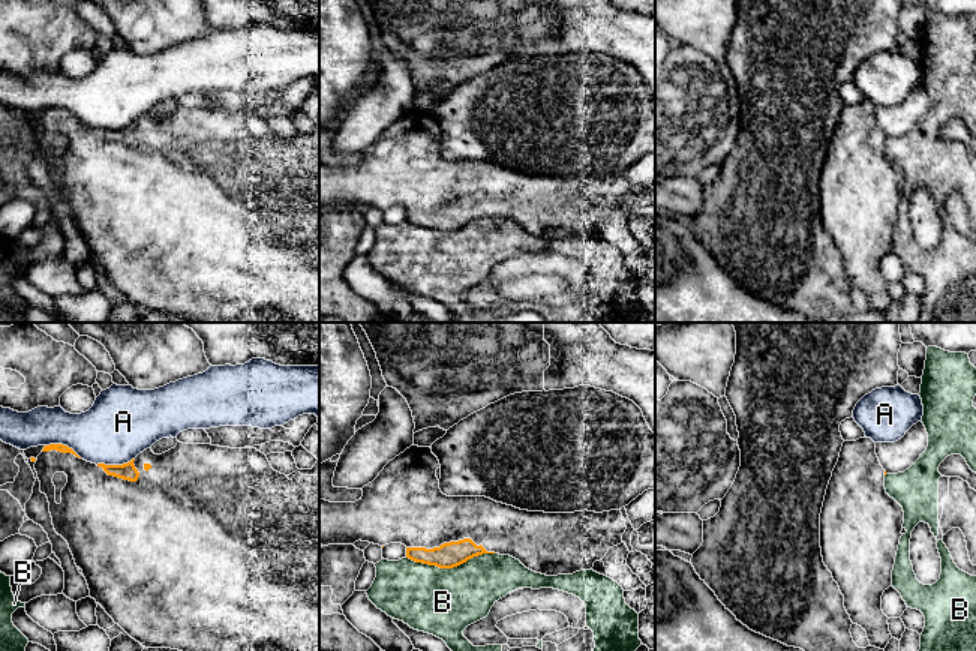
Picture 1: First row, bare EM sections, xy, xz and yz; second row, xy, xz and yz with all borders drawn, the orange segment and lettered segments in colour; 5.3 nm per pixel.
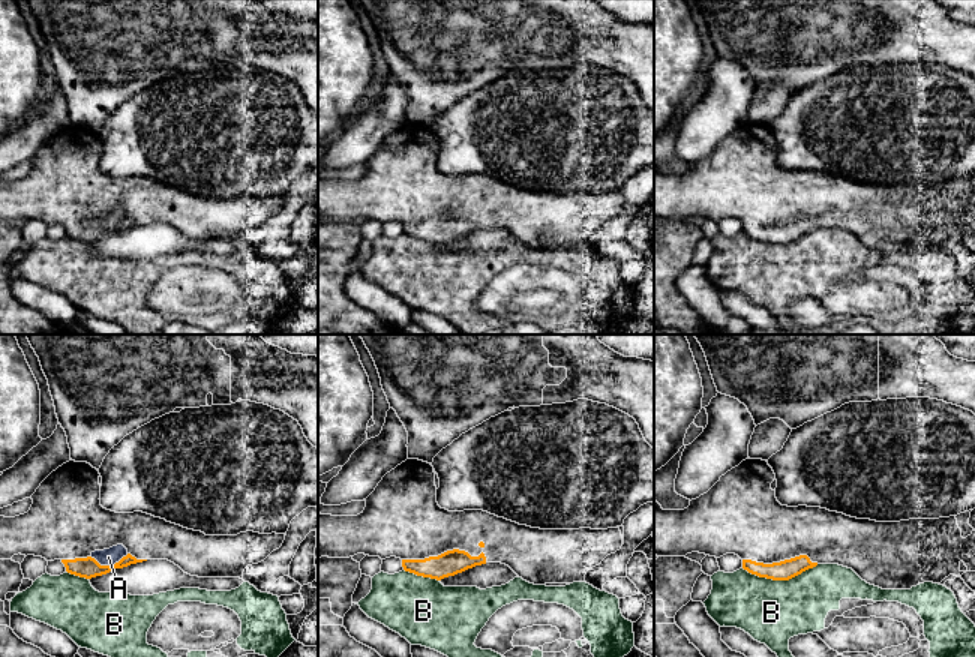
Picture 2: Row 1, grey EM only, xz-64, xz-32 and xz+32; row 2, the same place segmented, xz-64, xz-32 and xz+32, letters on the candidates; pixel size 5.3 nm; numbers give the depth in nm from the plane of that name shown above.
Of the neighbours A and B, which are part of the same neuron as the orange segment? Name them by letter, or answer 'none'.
none

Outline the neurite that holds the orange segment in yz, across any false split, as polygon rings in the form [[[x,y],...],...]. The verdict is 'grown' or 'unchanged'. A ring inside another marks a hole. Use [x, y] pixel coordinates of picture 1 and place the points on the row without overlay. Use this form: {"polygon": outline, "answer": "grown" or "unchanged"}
{"polygon": [[[871,102],[844,105],[820,177],[823,226],[844,260],[844,272],[852,286],[867,296],[871,310],[880,314],[892,303],[889,282],[882,274],[882,260],[892,250],[892,234],[904,188],[903,171],[886,158],[885,140]]], "answer": "grown"}

